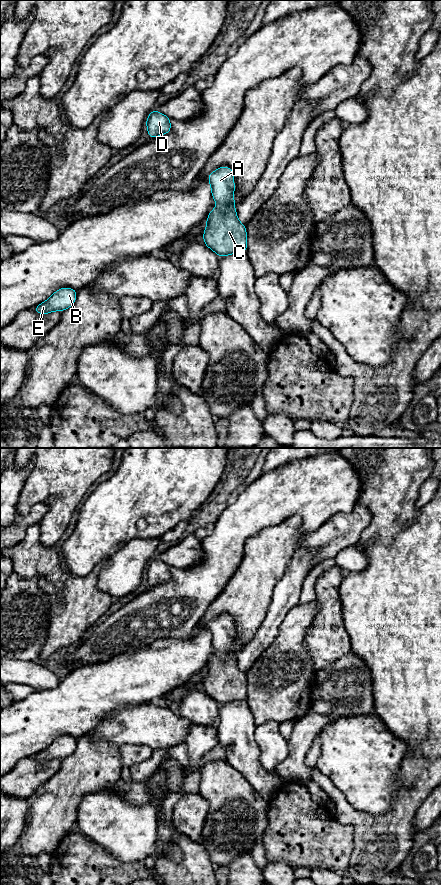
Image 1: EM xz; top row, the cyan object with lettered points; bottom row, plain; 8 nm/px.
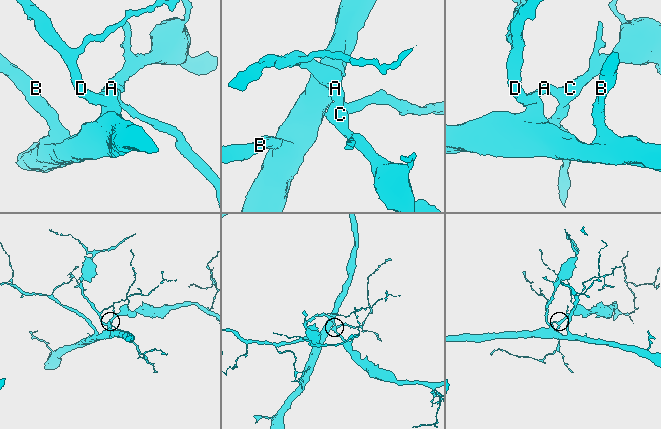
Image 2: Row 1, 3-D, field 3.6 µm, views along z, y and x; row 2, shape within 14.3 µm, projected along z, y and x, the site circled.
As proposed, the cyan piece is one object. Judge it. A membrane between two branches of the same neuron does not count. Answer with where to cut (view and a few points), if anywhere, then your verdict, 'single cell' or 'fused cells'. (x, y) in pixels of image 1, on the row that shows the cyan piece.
cut none; single cell

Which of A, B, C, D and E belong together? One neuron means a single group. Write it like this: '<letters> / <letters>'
A B C D E

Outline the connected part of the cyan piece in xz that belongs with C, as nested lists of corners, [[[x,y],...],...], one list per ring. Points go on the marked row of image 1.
[[[228,166],[219,167],[207,177],[217,207],[209,212],[204,244],[220,258],[247,252],[246,226],[237,219],[234,202],[234,173]]]

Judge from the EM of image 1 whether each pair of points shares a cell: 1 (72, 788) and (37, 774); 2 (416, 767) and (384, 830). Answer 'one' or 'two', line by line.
1: two
2: one

